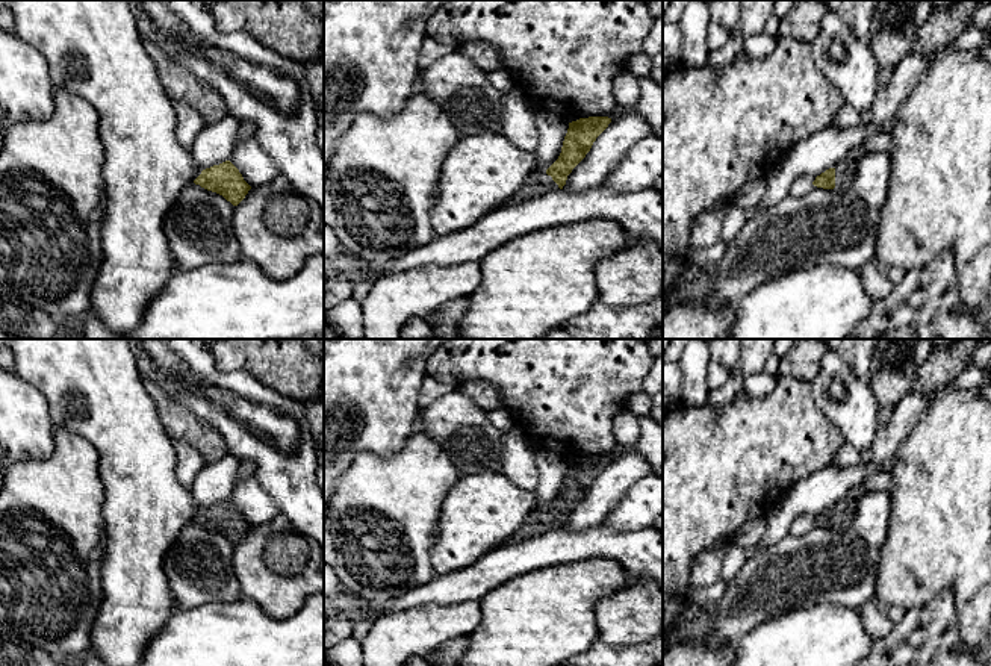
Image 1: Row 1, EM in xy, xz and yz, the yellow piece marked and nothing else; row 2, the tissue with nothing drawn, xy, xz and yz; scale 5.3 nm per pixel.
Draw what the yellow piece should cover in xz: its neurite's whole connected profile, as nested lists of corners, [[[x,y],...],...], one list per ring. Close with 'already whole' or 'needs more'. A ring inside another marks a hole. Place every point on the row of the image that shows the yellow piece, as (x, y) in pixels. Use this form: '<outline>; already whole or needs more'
[[[589,117],[569,123],[558,159],[546,171],[534,170],[528,174],[510,203],[563,189],[567,176],[586,157],[610,123],[611,118],[608,117]]]; needs more

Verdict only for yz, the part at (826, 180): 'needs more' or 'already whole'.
needs more

